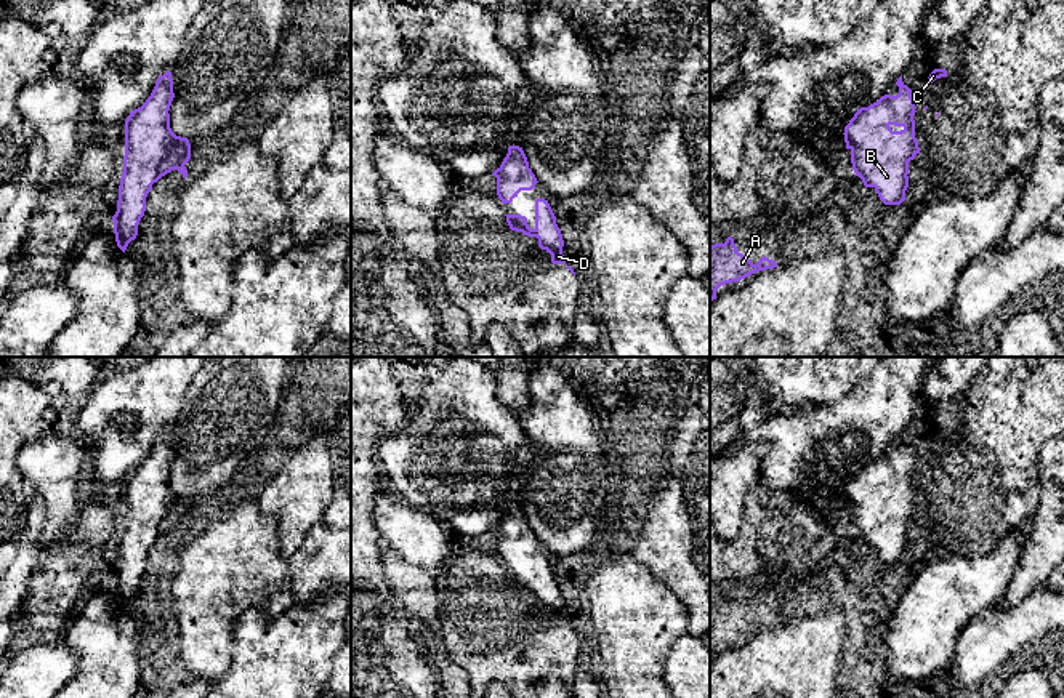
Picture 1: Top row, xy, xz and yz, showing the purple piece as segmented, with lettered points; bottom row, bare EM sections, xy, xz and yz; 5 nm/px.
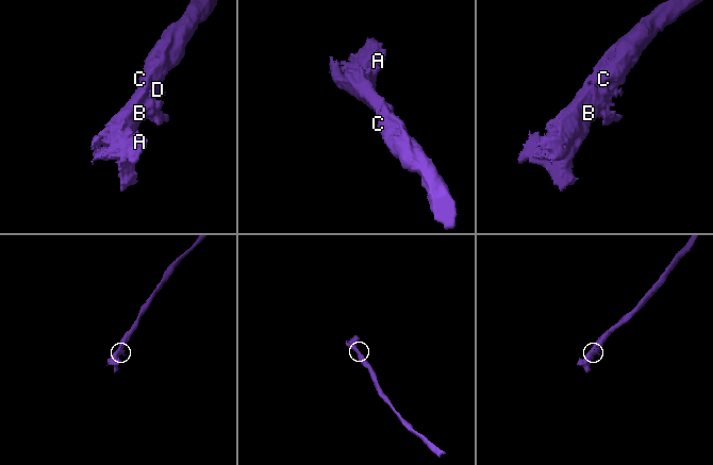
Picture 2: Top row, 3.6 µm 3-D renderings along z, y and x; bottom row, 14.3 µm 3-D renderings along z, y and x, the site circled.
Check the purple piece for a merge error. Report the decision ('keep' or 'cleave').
keep

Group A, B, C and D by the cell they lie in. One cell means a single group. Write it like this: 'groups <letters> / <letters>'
groups A B C D

